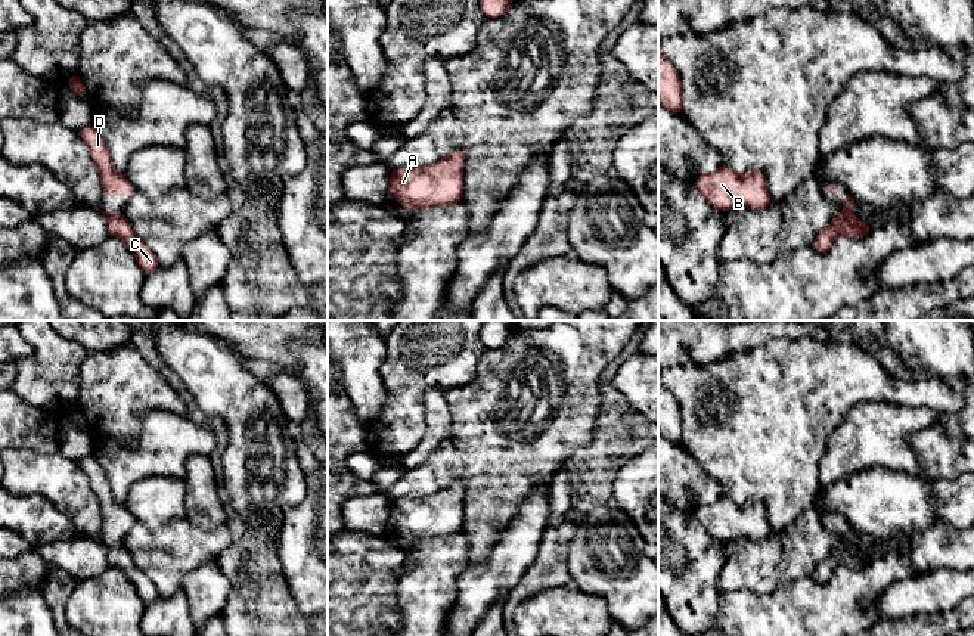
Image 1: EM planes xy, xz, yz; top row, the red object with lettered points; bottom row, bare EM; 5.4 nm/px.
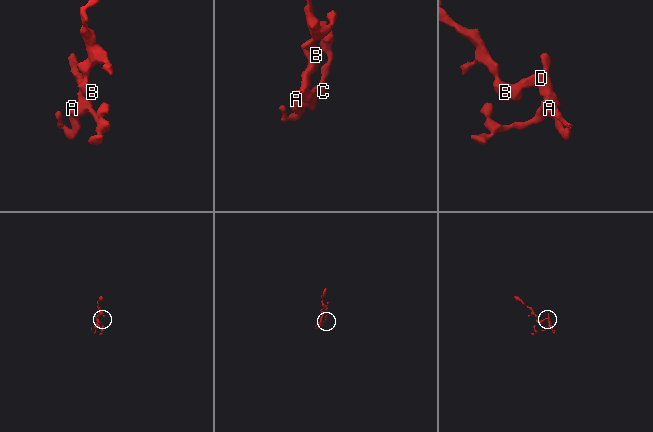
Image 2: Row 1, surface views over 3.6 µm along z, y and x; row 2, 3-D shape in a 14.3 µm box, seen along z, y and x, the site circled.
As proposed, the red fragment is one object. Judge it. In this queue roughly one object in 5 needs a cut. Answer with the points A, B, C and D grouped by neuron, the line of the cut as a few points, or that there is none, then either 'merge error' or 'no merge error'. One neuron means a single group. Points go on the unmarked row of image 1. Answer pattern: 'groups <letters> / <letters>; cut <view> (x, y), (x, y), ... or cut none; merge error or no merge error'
groups A B C D; cut none; no merge error

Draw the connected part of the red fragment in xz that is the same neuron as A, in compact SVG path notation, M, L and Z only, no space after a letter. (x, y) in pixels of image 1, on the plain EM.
M465 483L452 485L424 499L397 499L390 503L388 525L403 534L403 540L453 537L463 530Z

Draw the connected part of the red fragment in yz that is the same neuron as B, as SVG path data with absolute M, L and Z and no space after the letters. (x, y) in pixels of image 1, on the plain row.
M723 494L714 503L697 508L694 515L713 537L722 542L739 537L763 539L772 531L766 505L760 500L739 506Z

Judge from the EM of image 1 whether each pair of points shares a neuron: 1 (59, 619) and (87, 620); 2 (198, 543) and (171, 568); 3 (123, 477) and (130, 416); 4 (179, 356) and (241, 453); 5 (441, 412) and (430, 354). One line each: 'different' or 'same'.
1: different
2: same
3: different
4: same
5: same

